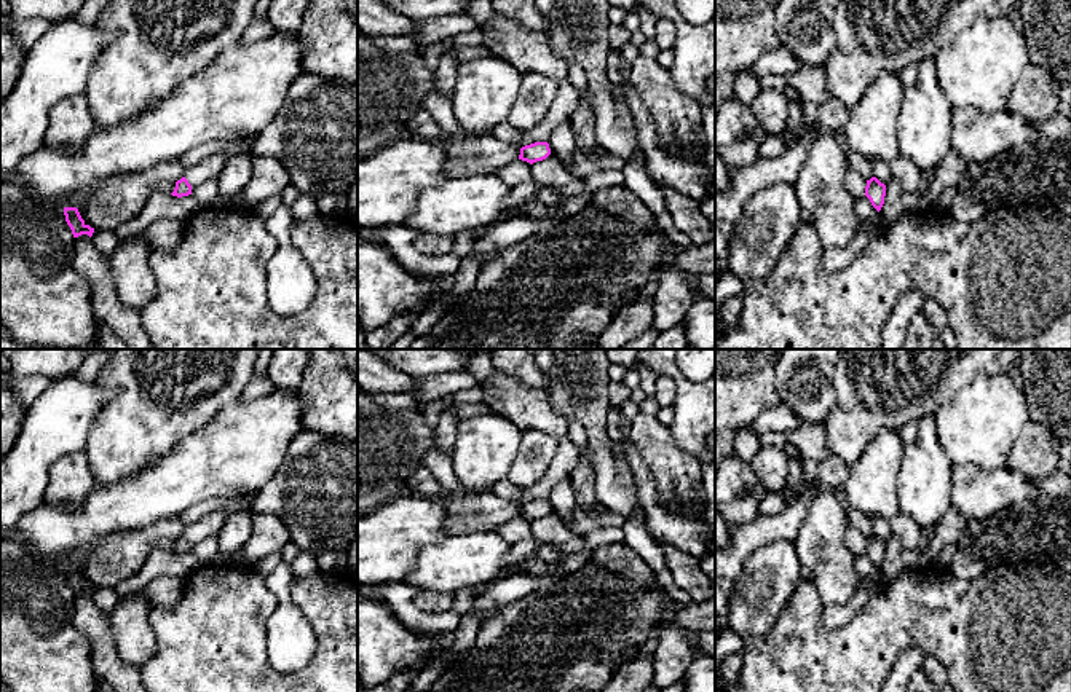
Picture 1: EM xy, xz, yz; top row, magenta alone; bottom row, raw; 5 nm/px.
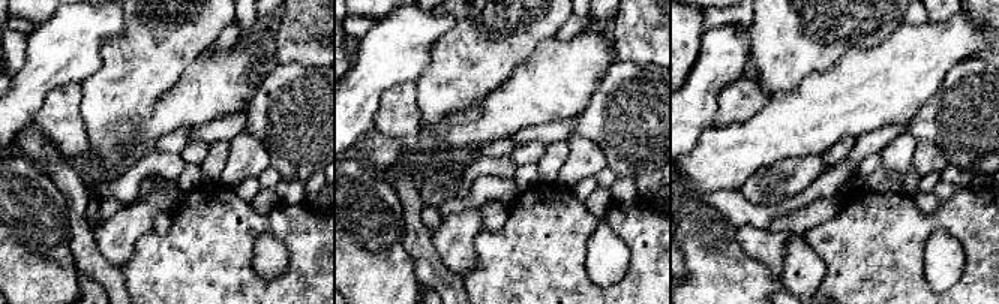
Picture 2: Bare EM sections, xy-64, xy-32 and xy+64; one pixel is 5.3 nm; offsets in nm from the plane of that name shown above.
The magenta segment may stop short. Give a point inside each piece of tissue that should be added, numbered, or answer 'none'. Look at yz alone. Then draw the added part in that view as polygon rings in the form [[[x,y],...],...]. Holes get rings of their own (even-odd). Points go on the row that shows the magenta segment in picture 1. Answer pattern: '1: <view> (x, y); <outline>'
none

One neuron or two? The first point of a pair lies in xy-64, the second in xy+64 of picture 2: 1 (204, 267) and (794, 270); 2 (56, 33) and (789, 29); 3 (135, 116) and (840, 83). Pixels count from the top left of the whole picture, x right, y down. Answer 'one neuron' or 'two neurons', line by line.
1: two neurons
2: two neurons
3: two neurons

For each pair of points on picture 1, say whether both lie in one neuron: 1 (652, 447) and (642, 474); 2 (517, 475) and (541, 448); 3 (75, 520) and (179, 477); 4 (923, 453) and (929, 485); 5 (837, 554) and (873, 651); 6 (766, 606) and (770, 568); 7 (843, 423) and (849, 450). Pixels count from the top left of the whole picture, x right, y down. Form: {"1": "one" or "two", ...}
{"1": "two", "2": "one", "3": "one", "4": "one", "5": "two", "6": "one", "7": "one"}

